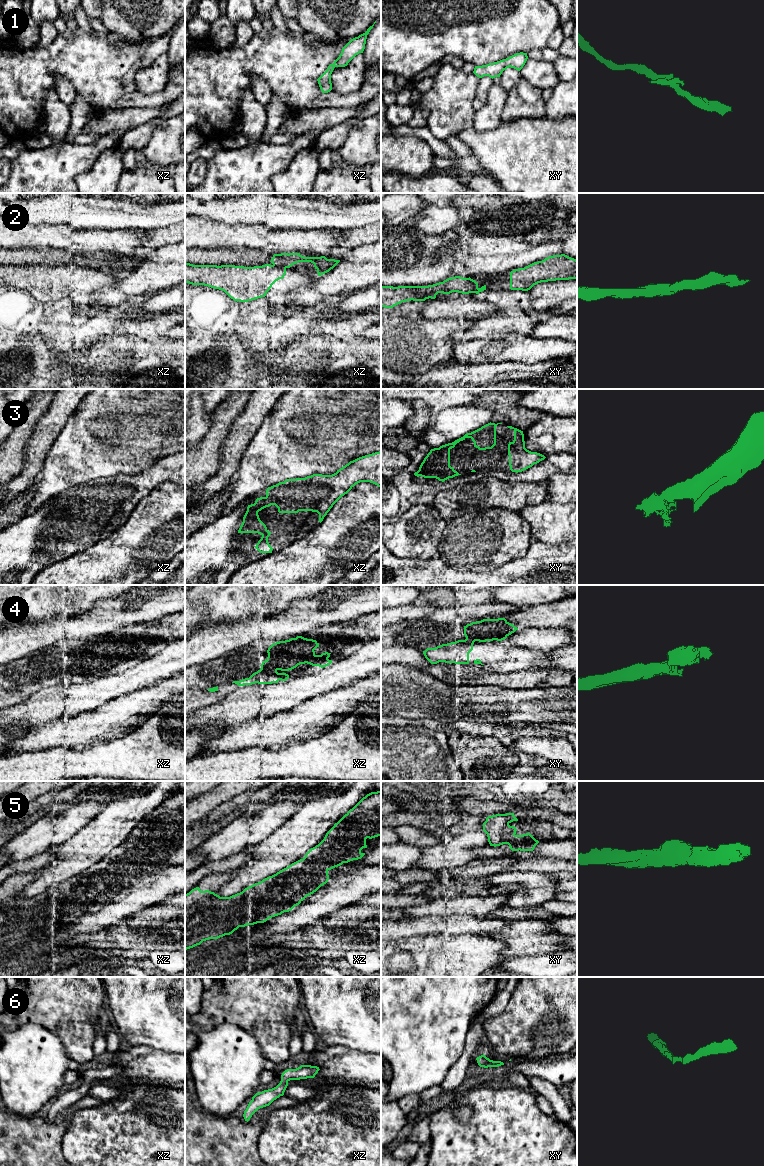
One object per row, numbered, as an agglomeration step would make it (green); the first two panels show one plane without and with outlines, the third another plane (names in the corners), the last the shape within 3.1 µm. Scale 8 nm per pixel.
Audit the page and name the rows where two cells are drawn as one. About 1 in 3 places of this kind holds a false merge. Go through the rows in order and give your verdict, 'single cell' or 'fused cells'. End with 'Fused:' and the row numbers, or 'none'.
1: single cell
2: fused cells
3: single cell
4: fused cells
5: single cell
6: single cell
Fused: 2, 4

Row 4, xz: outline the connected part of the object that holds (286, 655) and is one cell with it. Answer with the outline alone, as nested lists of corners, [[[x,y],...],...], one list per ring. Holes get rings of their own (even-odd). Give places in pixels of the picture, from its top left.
[[[297,636],[273,643],[267,650],[267,660],[276,670],[281,671],[289,671],[305,663],[321,668],[330,665],[332,660],[328,658],[331,653],[316,655],[314,650],[317,647],[319,643],[316,640]]]

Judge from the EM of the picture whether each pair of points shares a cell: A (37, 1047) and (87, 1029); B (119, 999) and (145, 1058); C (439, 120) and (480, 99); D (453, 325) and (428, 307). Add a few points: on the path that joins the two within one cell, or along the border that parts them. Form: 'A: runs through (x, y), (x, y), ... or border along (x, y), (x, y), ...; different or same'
A: border along (41, 1025), (59, 1037), (71, 1059); different
B: border along (124, 1043), (149, 1046), (163, 1051); different
C: border along (479, 80), (473, 101), (474, 110); different
D: border along (422, 316), (428, 319), (443, 319); different

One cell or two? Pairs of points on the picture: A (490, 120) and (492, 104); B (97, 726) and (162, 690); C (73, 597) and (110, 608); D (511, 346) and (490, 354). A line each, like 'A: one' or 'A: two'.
A: one
B: one
C: two
D: one

